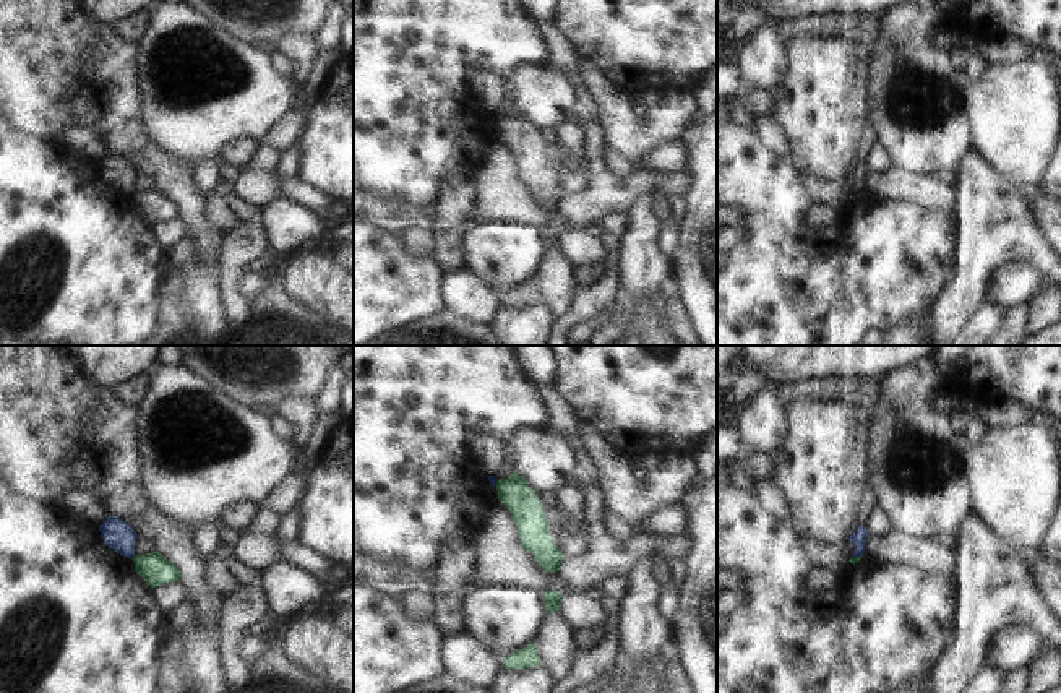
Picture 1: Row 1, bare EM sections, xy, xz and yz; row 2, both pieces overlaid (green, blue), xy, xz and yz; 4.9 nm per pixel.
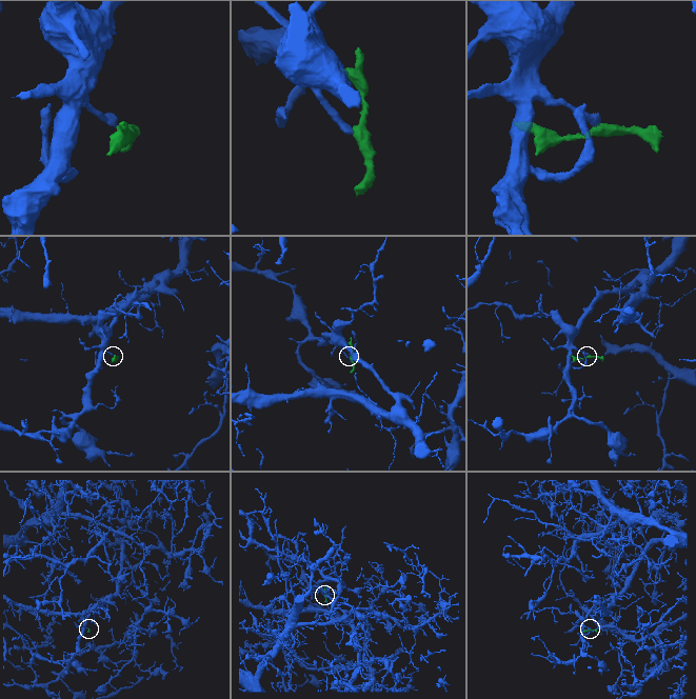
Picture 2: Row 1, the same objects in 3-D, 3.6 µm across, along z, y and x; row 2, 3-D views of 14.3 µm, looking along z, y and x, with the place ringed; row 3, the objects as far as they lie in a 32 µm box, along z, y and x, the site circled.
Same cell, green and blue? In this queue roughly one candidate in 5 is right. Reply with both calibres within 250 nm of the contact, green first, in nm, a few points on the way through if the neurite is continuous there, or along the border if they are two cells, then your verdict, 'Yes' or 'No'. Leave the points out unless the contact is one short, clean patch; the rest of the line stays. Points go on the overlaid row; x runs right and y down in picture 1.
Thickness 150 nm (green) against 150 nm. Boundary: xy (135, 555), (132, 559). No.

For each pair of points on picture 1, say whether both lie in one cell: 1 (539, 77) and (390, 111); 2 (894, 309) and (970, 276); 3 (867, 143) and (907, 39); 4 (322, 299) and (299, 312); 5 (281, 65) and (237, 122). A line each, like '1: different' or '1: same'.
1: different
2: different
3: different
4: different
5: different

